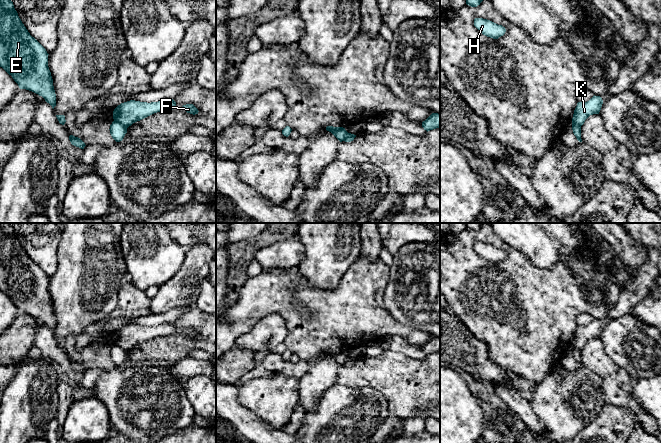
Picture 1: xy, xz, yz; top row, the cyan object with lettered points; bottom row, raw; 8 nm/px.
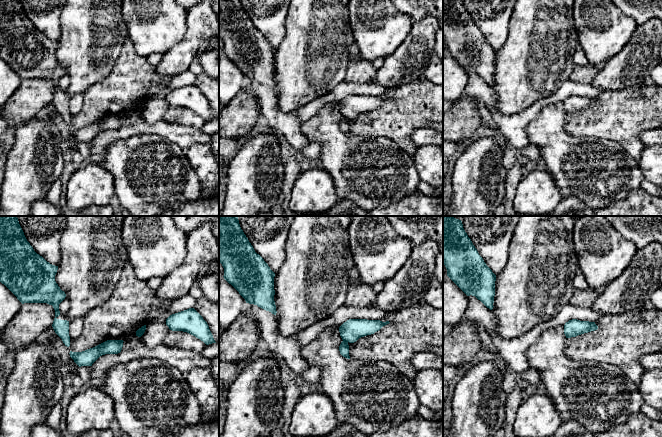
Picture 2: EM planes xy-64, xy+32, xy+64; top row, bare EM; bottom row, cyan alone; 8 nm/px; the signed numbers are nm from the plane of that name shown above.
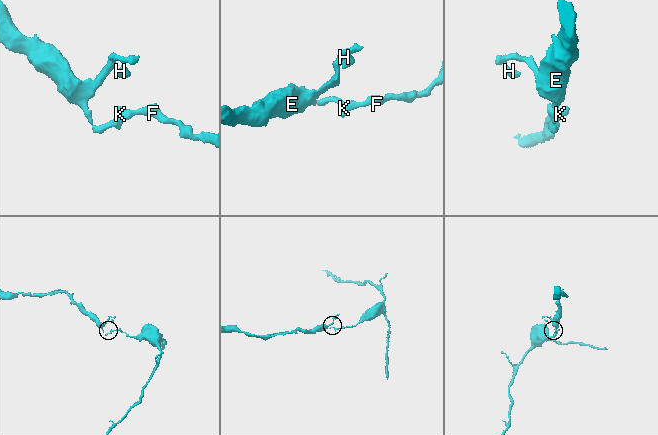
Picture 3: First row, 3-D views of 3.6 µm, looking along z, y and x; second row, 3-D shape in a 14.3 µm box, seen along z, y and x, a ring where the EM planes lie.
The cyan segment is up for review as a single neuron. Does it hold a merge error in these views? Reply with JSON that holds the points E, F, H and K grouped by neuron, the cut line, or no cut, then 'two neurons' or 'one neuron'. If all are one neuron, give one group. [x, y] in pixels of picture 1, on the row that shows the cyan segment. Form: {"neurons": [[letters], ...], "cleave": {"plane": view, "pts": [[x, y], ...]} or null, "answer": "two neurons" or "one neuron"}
{"neurons": [["E", "H"], ["F", "K"]], "cleave": {"plane": "xy", "pts": [[114, 119], [126, 128]]}, "answer": "two neurons"}

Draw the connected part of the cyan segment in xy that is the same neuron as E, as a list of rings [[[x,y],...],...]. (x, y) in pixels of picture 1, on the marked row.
[[[0,0],[0,67],[2,67],[20,89],[32,91],[42,96],[52,108],[56,106],[53,79],[48,67],[46,49],[30,35],[11,0]]]

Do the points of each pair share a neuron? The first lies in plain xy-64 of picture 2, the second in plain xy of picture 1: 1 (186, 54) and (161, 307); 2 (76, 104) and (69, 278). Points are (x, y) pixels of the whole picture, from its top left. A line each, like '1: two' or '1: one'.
1: one
2: two

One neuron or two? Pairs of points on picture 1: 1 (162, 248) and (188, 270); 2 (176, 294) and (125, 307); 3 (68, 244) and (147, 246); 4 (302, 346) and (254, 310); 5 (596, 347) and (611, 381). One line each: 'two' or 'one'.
1: two
2: two
3: two
4: one
5: one

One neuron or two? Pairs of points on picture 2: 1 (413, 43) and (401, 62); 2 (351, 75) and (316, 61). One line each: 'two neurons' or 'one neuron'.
1: one neuron
2: two neurons

